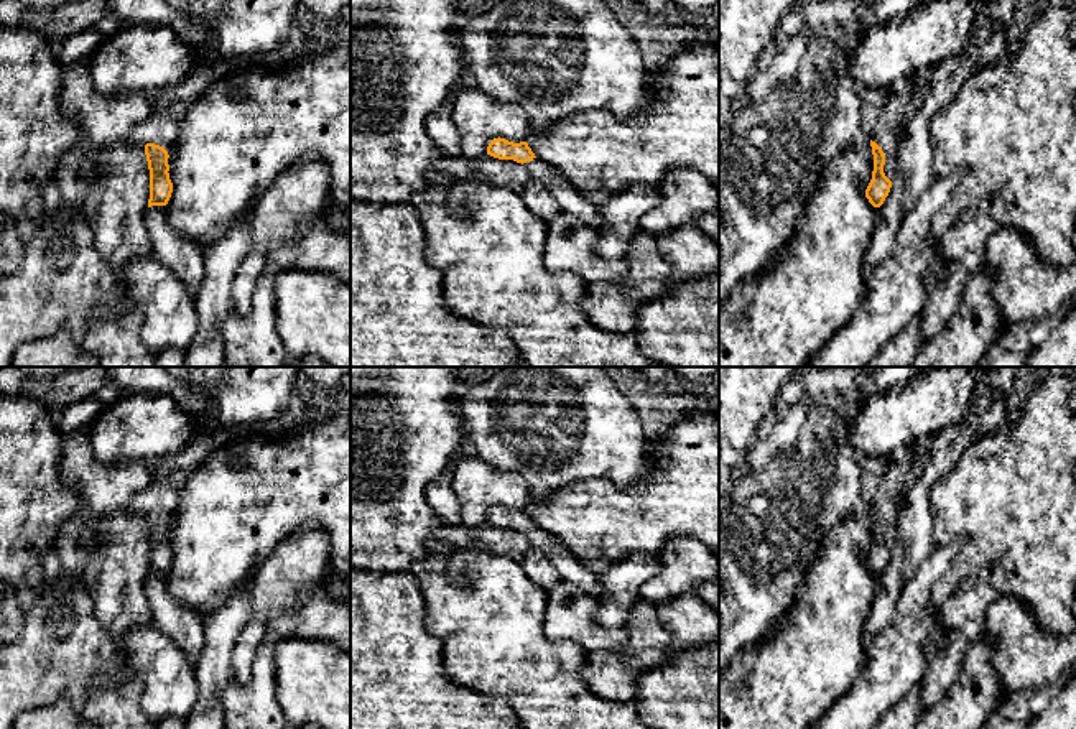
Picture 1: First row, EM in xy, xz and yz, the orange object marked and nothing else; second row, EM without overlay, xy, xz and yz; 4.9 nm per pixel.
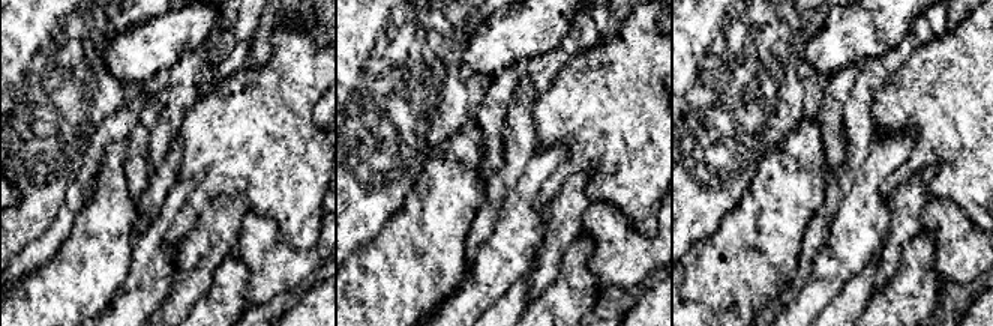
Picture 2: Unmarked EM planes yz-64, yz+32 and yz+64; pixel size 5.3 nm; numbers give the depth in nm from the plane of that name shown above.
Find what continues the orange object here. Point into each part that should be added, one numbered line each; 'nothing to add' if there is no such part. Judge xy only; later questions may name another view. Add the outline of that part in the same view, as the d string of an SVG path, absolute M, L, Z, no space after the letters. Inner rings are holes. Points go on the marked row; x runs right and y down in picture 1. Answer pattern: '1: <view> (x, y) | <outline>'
1: xy (162, 129) | M153 112L151 117L138 125L130 138L137 143L155 143L163 146L171 156L173 146L179 135L179 122L169 112Z

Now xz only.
1: xz (570, 201) | M533 158L523 163L531 179L536 179L566 214L576 216L584 224L597 229L602 216L596 202L587 201L577 189L550 163Z

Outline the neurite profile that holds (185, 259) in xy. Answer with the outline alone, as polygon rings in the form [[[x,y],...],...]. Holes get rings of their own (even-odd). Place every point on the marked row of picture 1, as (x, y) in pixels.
[[[166,206],[146,207],[145,227],[156,260],[165,263],[194,298],[206,273],[202,250],[166,222]]]

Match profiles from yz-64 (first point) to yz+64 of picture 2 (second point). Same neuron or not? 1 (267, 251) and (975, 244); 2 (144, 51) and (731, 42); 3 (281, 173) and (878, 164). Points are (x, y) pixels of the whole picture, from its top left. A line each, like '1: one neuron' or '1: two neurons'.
1: one neuron
2: two neurons
3: two neurons

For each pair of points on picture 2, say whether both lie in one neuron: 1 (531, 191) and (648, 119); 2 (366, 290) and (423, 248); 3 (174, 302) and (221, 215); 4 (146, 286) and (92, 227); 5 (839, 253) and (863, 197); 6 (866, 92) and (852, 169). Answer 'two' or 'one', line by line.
1: two
2: one
3: one
4: two
5: one
6: one

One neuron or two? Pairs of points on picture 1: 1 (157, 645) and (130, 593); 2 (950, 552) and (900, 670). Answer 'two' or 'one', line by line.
1: two
2: one

